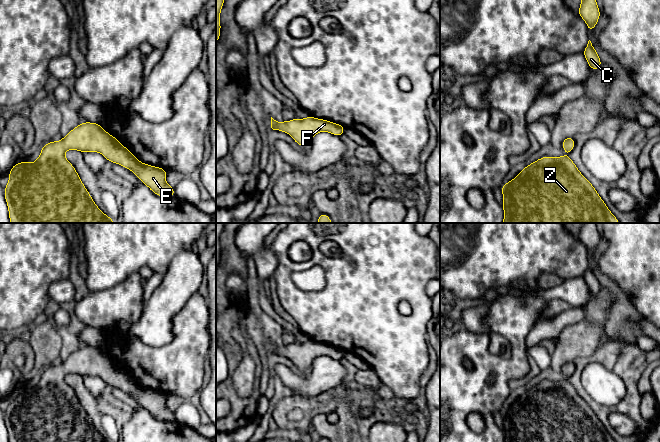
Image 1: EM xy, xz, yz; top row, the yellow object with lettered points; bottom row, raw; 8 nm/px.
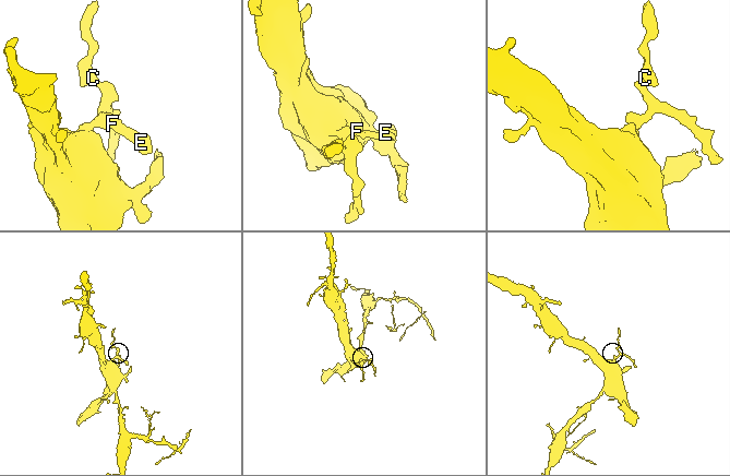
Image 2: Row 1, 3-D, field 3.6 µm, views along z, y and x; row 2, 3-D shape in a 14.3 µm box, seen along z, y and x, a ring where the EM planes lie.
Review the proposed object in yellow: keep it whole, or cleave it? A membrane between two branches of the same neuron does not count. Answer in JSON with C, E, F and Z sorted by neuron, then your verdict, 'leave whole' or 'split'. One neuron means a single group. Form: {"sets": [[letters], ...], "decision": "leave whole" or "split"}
{"sets": [["C", "E", "F", "Z"]], "decision": "leave whole"}

